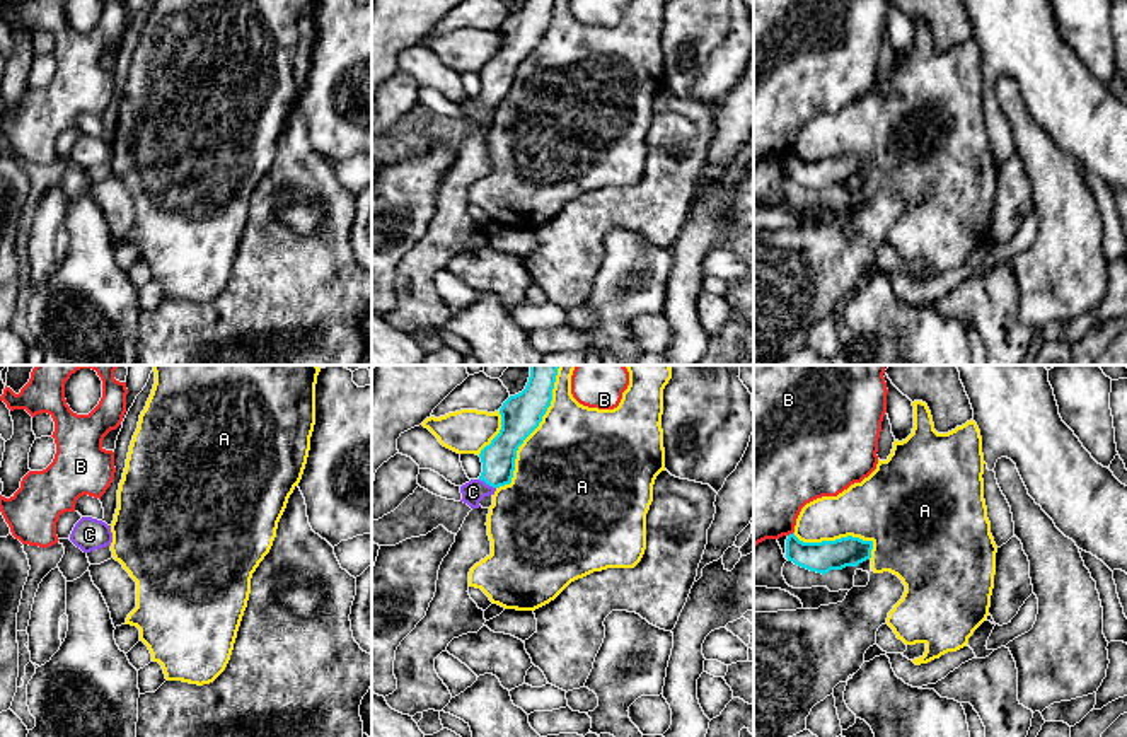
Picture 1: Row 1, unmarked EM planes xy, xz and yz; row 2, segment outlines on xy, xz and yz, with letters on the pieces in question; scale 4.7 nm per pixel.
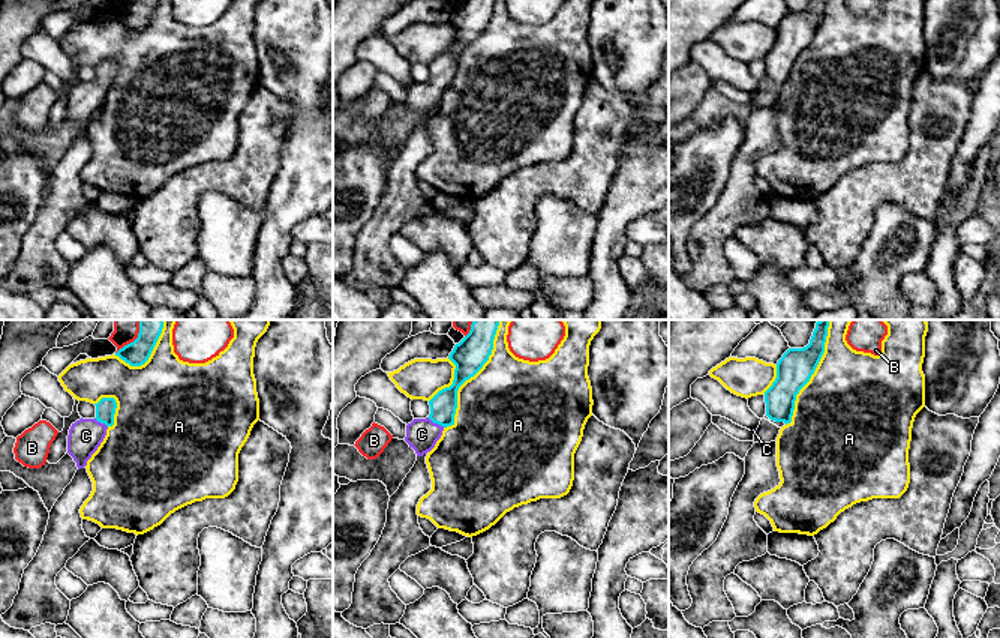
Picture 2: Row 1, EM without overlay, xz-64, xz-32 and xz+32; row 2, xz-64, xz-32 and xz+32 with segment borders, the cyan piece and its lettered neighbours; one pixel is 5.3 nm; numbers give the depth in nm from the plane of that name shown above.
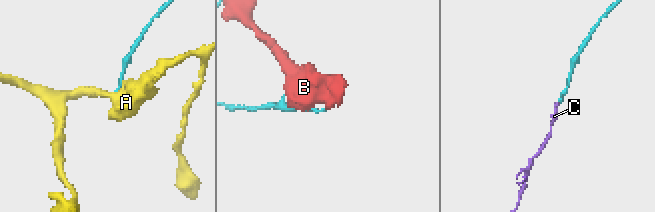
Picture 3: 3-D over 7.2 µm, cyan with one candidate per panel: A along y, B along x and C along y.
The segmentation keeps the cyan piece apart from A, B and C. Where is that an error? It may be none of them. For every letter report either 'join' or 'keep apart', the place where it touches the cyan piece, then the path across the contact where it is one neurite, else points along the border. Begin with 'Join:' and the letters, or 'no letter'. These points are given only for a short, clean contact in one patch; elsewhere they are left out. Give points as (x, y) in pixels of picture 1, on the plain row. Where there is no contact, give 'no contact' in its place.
Join: C
A: keep apart; contact xz (525, 55)
B: keep apart; contact yz (790, 152)
C: join; contact xz (488, 101); way xz (498, 75), (498, 87), (488, 101), (473, 110)

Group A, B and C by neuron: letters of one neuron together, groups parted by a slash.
A / B / C

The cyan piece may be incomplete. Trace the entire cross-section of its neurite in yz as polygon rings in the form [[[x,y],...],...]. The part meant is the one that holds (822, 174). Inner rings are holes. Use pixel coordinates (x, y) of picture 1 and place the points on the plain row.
[[[795,150],[786,157],[786,176],[795,183],[817,191],[858,184],[871,176],[873,159],[841,155],[835,159],[803,160]]]

